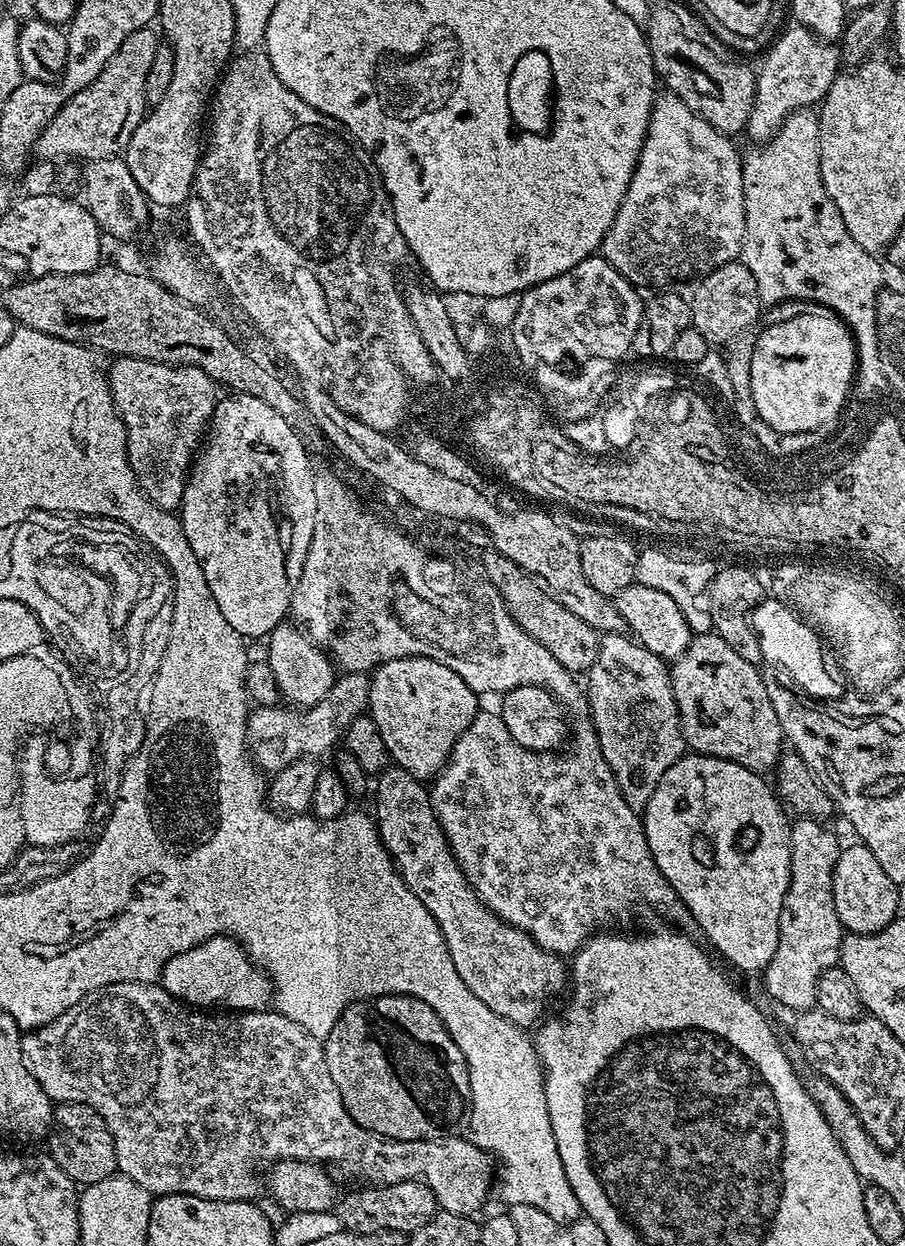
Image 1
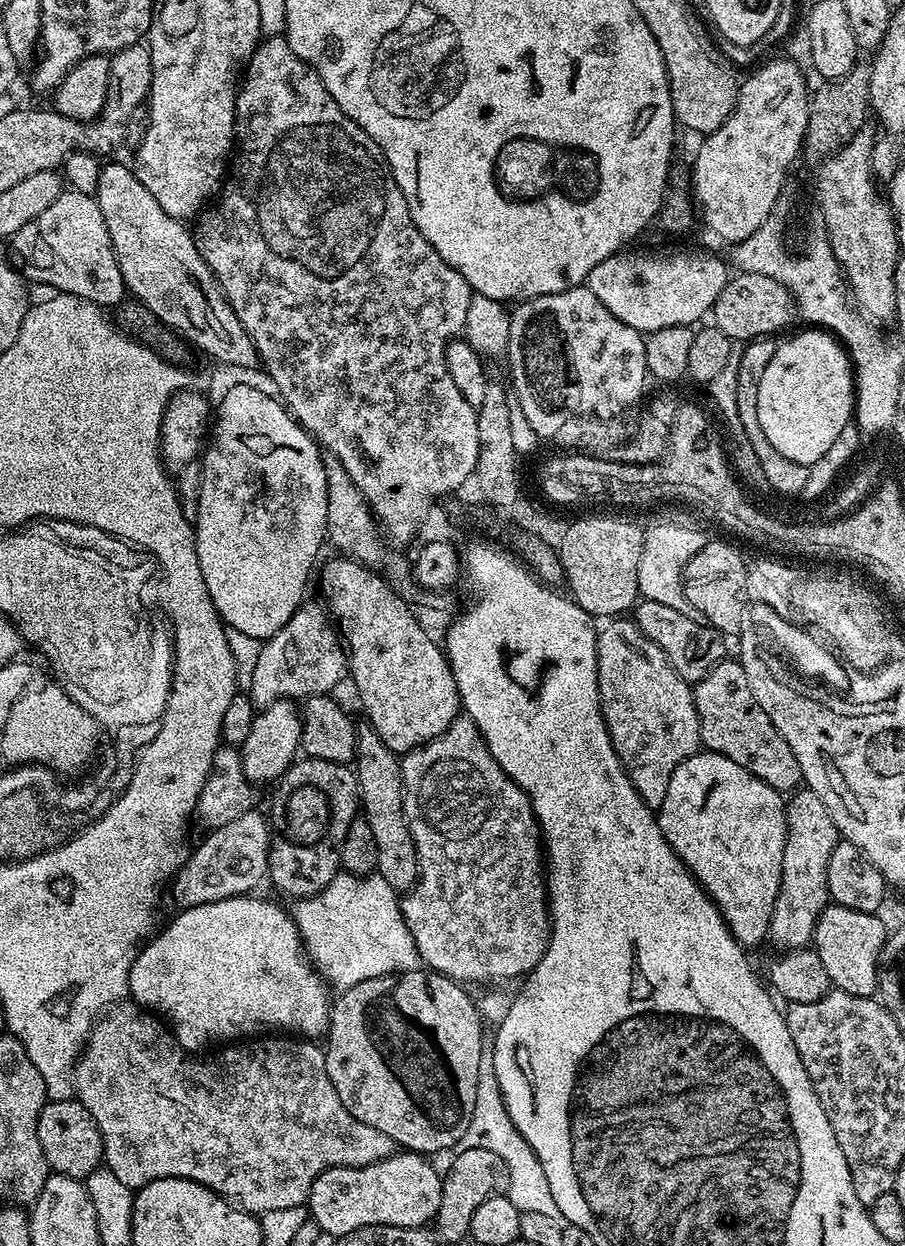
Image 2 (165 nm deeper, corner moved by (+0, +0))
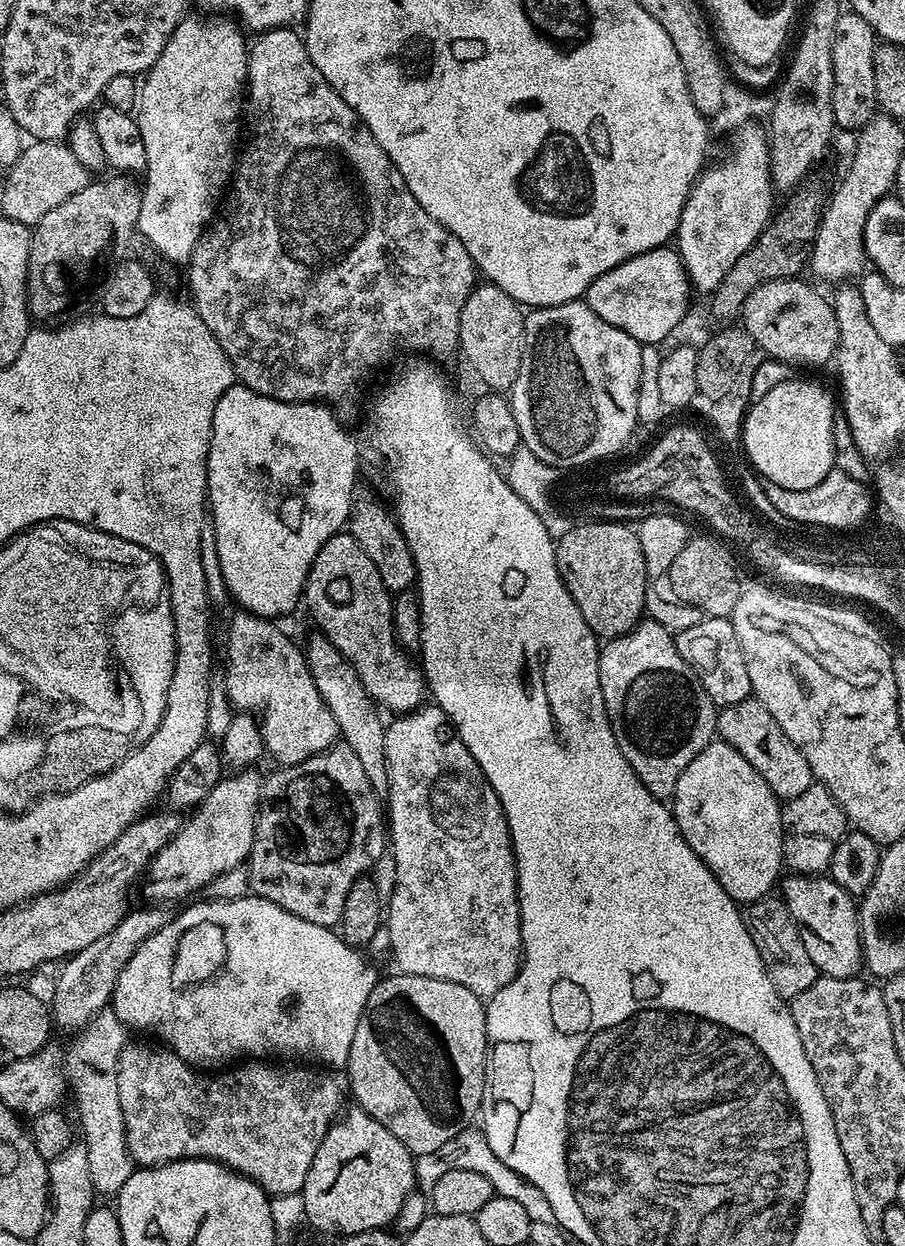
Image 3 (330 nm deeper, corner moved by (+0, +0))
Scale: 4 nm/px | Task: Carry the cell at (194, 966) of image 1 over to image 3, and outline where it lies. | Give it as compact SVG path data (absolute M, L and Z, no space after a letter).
M249 894L239 896L237 900L204 898L201 904L192 904L185 912L177 911L173 915L172 921L166 926L162 926L162 930L158 930L158 934L146 938L146 942L142 942L142 946L138 946L138 950L134 950L130 962L126 962L122 974L118 974L116 989L112 992L110 1010L123 1022L125 1029L137 1028L140 1032L153 1032L157 1036L157 1038L155 1037L157 1041L163 1042L178 1054L178 1058L182 1058L197 1070L223 1069L225 1066L239 1061L240 1055L244 1055L244 1058L297 1056L300 1059L297 1061L300 1062L311 1062L316 1066L329 1064L332 1068L343 1069L350 1058L350 1042L354 1042L354 1030L358 1030L362 1010L378 979L378 973L359 954L361 953L355 947L349 945L332 928L318 926L314 922L306 922L302 918L298 918L298 914L290 914L290 910L282 910L282 906L261 896Z

